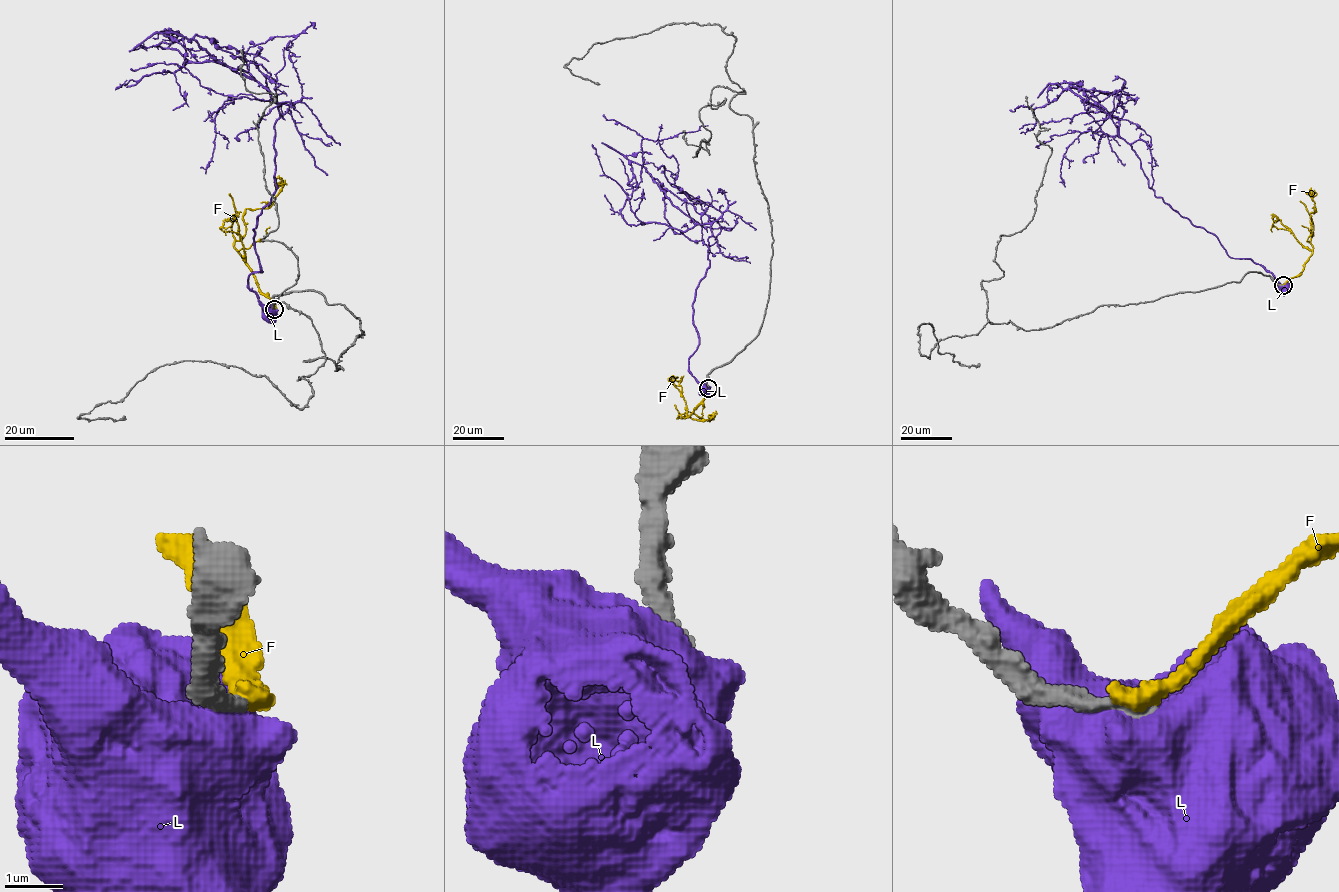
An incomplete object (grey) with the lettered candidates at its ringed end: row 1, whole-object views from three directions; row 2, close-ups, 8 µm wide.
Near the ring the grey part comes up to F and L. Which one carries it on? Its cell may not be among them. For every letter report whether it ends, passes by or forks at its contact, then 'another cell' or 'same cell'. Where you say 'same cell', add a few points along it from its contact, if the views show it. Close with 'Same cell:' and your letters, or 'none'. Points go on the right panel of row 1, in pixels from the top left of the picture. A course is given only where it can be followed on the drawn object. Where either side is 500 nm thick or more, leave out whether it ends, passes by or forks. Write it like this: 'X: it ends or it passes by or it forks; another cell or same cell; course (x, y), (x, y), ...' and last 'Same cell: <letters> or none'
F: it ends; another cell
L: another cell
Same cell: none

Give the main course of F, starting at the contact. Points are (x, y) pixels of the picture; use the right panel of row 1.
F: (1282, 285), (1301, 272), (1312, 252), (1310, 214), (1315, 212), (1311, 188)

